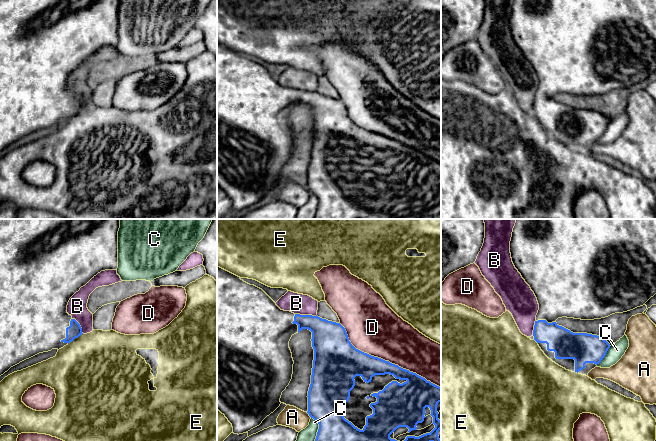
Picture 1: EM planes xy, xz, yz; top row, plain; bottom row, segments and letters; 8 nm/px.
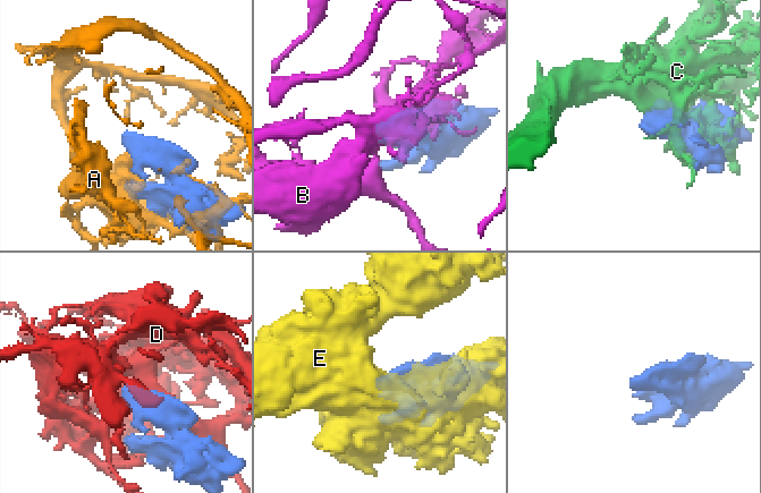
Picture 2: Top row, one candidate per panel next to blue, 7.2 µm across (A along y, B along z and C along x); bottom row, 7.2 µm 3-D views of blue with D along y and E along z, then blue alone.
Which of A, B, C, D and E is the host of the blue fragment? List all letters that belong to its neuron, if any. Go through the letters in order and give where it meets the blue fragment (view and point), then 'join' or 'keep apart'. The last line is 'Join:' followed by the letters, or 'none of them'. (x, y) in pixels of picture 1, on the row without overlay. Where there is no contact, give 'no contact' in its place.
A: contact xz (309, 191); keep apart
B: contact xz (306, 91); keep apart
C: contact yz (604, 132); keep apart
D: contact xz (386, 137); keep apart
E: contact xy (75, 113); keep apart
Join: none of them

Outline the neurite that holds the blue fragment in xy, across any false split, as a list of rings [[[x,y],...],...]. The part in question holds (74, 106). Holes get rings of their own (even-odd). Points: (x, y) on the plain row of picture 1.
[[[0,0],[0,152],[39,129],[63,124],[83,110],[80,100],[67,89],[68,78],[101,47],[117,46],[119,4],[120,0]]]

